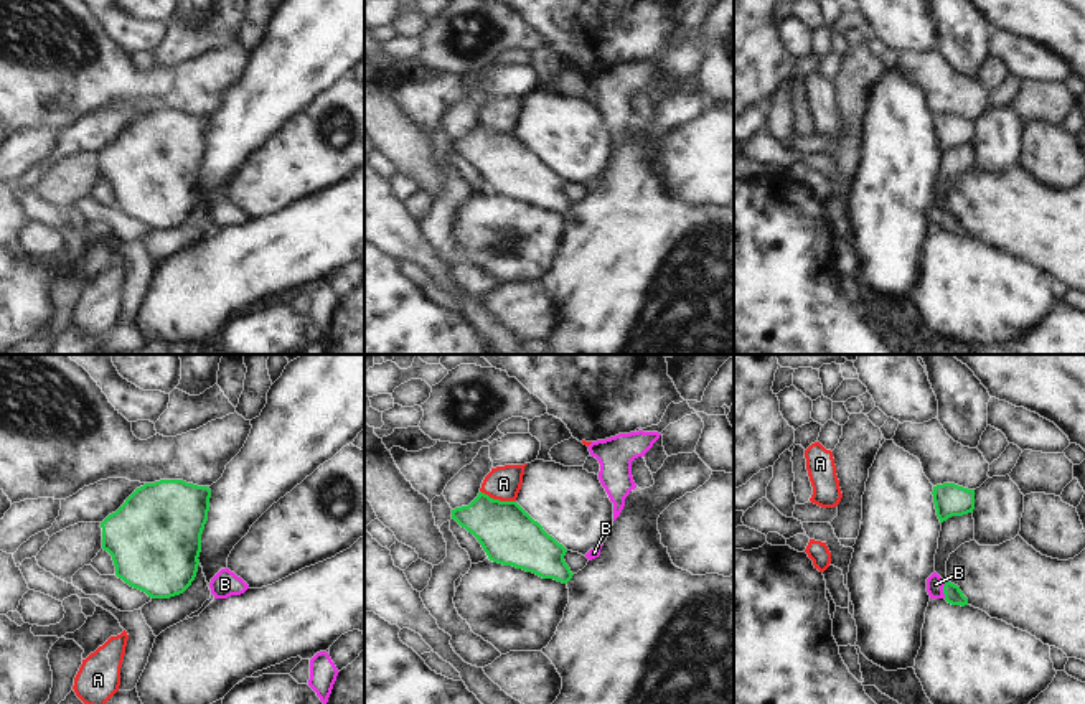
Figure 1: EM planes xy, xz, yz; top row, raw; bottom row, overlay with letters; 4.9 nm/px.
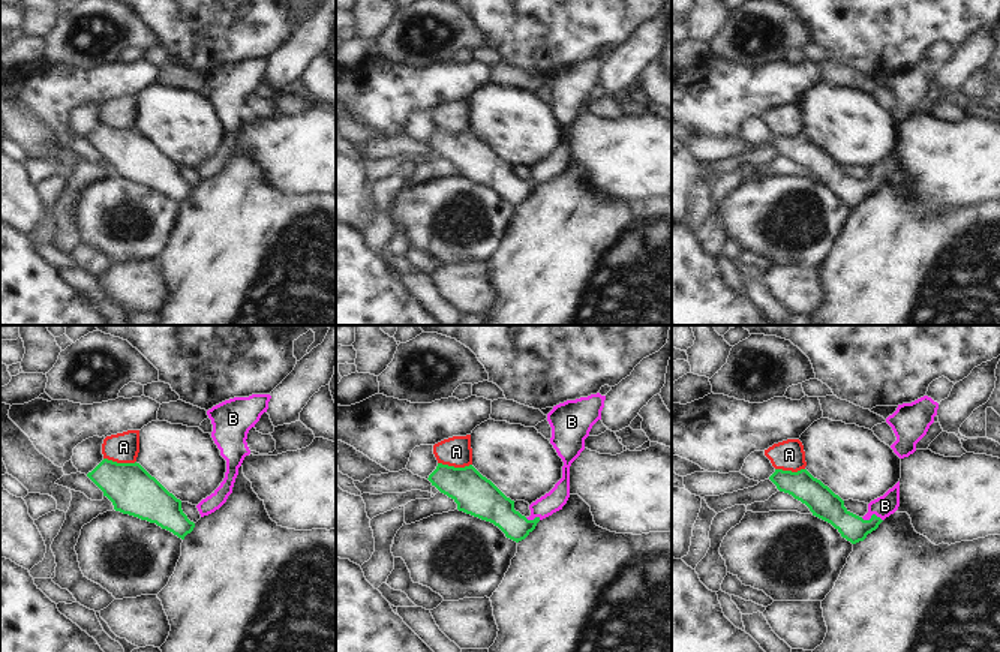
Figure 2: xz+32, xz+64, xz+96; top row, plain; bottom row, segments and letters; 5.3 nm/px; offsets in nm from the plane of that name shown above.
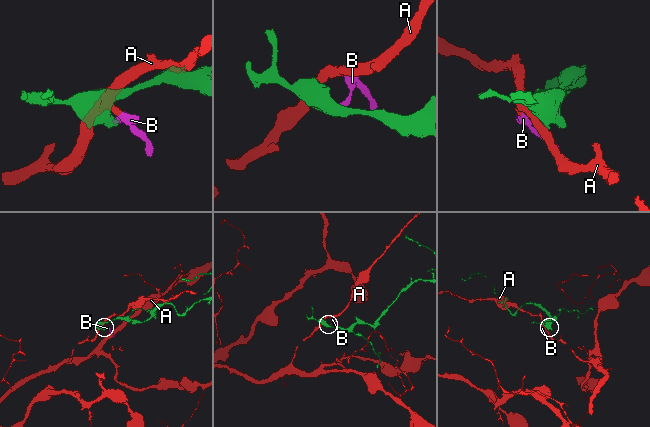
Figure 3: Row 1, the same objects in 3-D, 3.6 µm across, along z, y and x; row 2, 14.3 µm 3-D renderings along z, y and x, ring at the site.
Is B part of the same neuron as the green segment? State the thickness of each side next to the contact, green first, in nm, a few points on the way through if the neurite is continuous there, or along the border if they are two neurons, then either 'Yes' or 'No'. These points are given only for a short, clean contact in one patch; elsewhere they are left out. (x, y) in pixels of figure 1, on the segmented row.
Thickness 90 nm (green) against 80 nm. Path across: yz (953, 596), (944, 589), (935, 584). Yes

